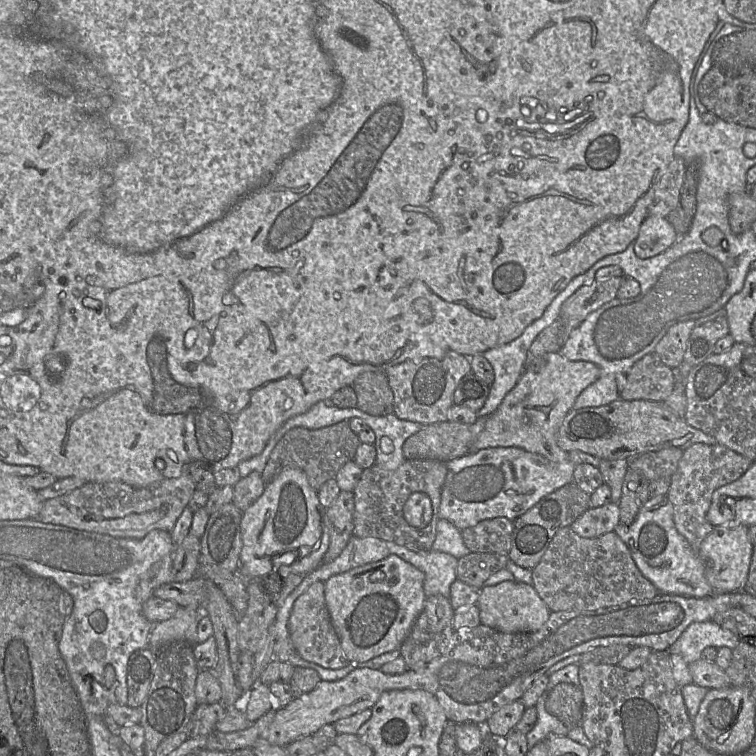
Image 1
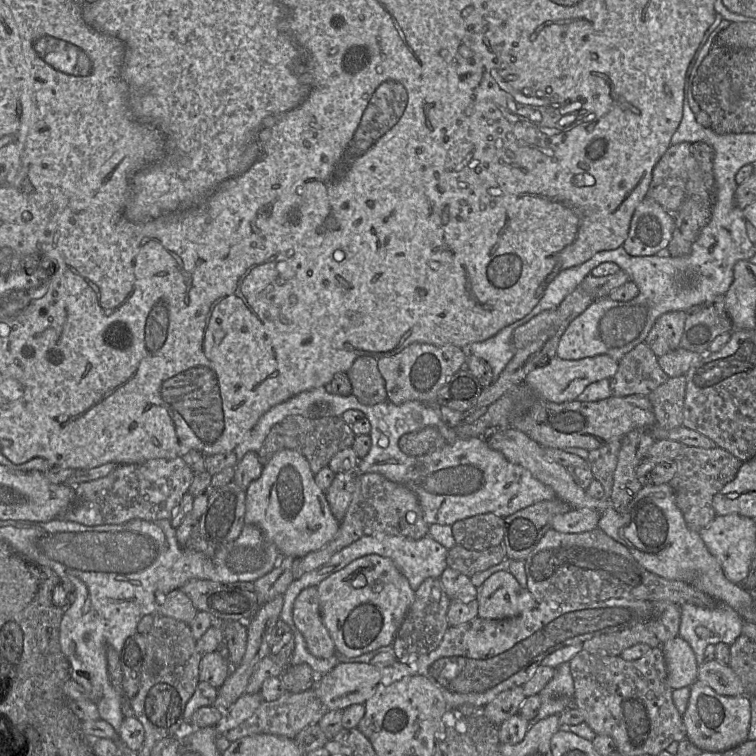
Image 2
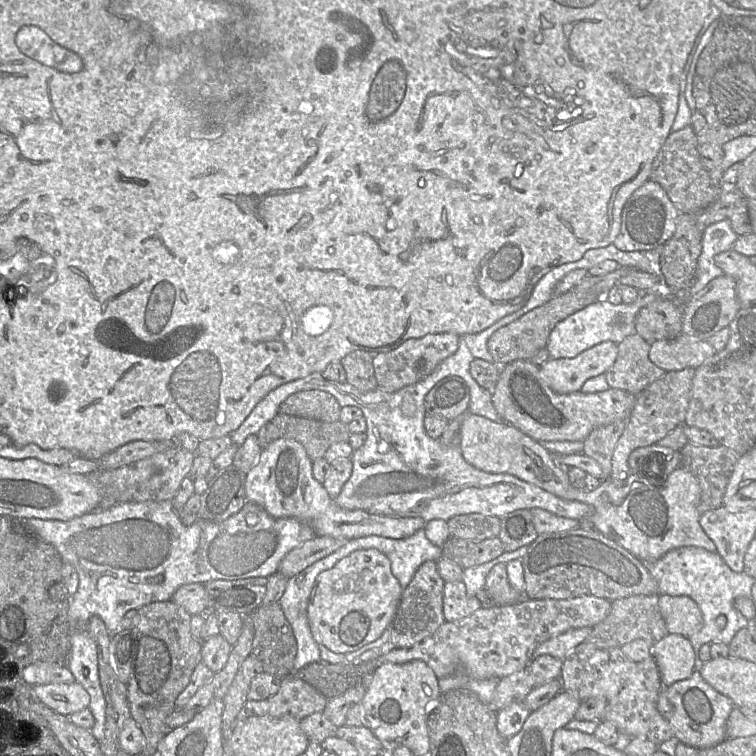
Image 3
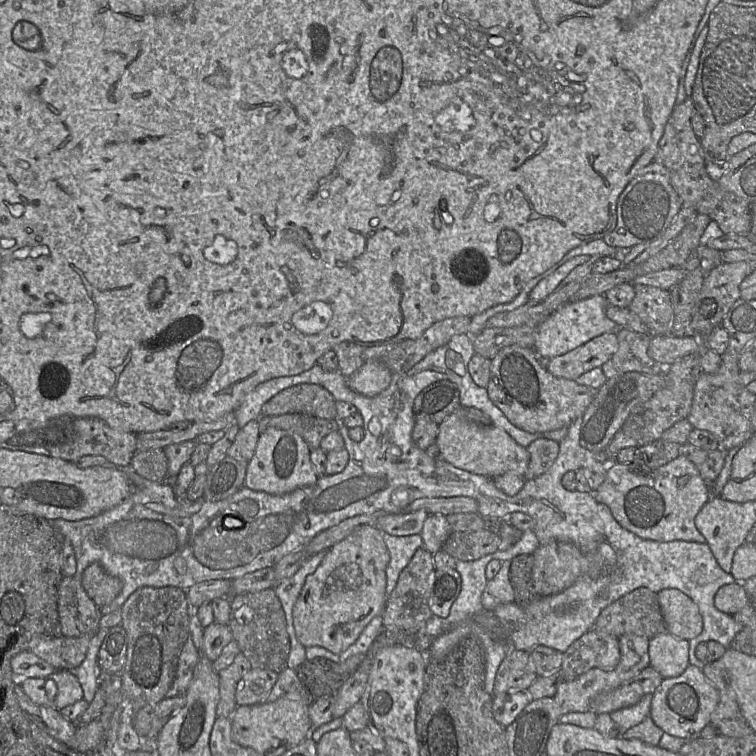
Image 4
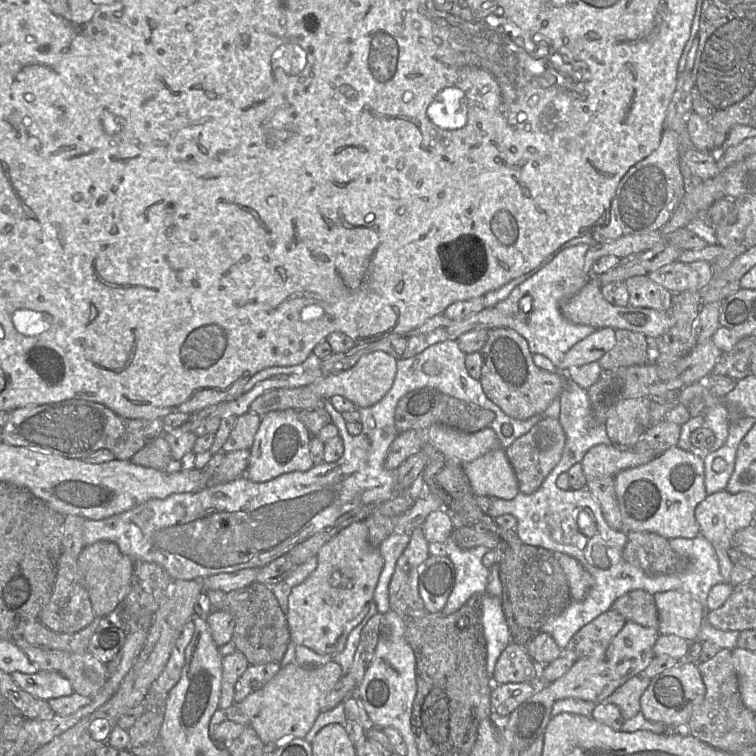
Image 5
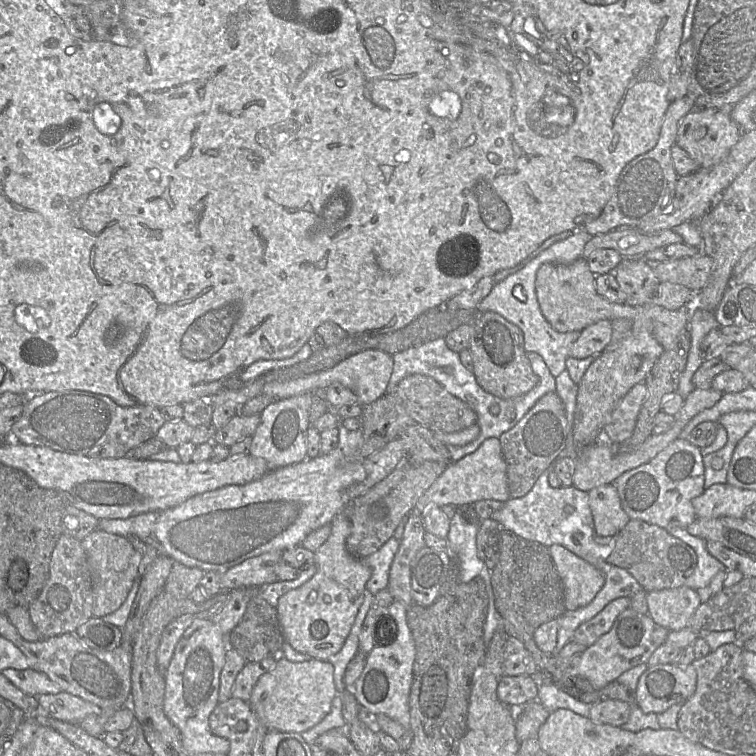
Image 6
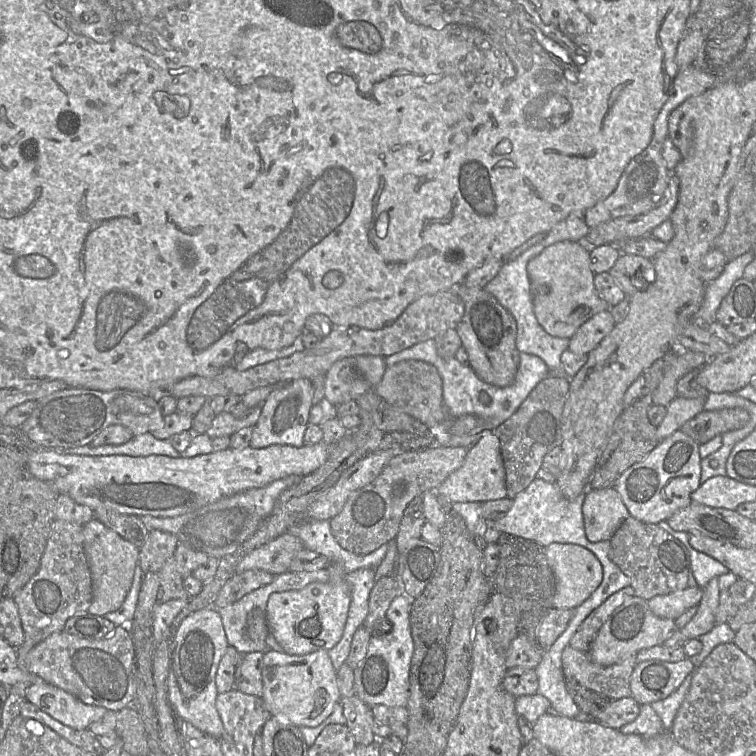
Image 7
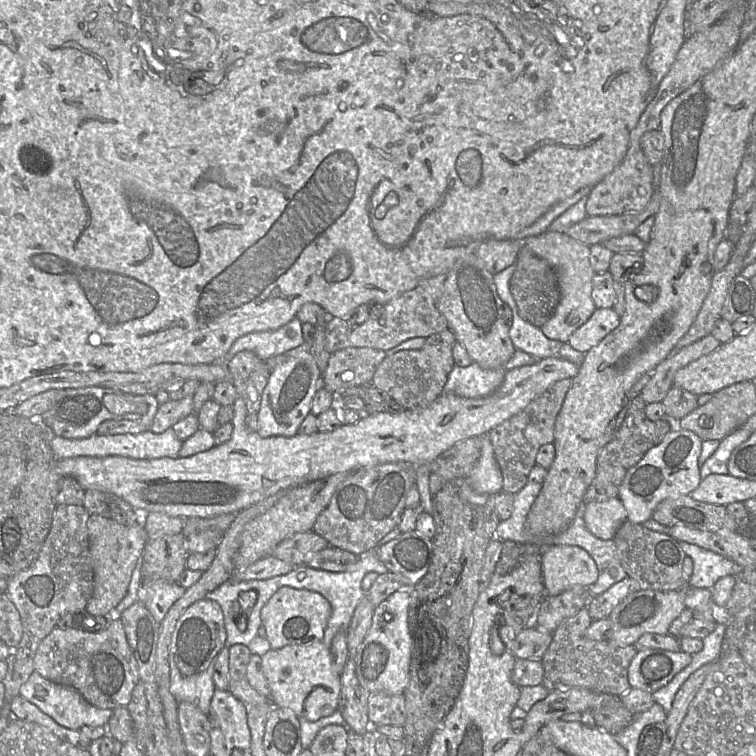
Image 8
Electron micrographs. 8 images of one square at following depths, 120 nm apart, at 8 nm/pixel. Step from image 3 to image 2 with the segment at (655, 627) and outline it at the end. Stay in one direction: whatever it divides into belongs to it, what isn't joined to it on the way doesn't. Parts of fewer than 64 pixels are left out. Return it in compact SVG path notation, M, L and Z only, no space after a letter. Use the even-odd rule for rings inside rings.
M621 631L589 639L583 643L583 649L600 656L619 656L627 648L643 642L653 647L662 647L657 638L643 631Z

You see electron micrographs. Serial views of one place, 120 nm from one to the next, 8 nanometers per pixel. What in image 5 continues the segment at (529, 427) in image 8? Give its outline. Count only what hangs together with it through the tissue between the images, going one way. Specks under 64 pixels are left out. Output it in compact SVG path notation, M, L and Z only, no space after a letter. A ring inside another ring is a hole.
M541 416L529 432L517 438L505 451L518 480L519 491L532 494L559 463L566 443L566 434L558 418Z

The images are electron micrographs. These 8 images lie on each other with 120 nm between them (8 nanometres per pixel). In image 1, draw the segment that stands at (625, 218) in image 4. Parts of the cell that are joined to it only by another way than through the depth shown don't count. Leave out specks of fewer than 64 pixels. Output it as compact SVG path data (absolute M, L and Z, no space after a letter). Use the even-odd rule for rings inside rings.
M648 215L634 242L635 254L641 259L654 257L671 248L679 237L668 218Z

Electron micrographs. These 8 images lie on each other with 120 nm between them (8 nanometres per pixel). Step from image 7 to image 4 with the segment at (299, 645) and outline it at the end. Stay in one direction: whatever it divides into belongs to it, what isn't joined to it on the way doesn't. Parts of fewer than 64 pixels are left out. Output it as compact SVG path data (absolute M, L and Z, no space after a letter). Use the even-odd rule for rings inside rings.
M372 525L355 530L329 548L316 571L306 577L293 607L293 623L300 643L304 647L323 647L338 655L352 645L367 624L383 613L389 561L382 531Z

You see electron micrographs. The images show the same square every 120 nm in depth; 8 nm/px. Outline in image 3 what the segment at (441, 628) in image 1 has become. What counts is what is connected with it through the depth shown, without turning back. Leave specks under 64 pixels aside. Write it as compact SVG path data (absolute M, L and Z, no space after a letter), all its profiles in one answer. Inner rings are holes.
M425 561L415 572L411 582L403 589L397 612L389 626L389 643L394 648L409 648L432 635L443 624L443 587L437 562Z

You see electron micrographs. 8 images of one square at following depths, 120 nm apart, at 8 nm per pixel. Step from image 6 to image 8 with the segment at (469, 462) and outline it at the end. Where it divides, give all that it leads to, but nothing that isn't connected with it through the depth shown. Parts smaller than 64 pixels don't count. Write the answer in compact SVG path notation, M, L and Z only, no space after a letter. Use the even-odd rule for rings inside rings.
M487 435L482 436L480 457L466 481L478 493L497 495L503 492L503 476L496 462L493 445Z

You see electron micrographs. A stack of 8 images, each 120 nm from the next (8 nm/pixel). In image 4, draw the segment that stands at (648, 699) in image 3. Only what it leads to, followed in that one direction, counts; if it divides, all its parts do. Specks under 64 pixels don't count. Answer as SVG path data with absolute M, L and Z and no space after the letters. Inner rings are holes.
M591 629L563 653L560 670L565 681L572 681L592 668L611 671L619 661L619 638Z

